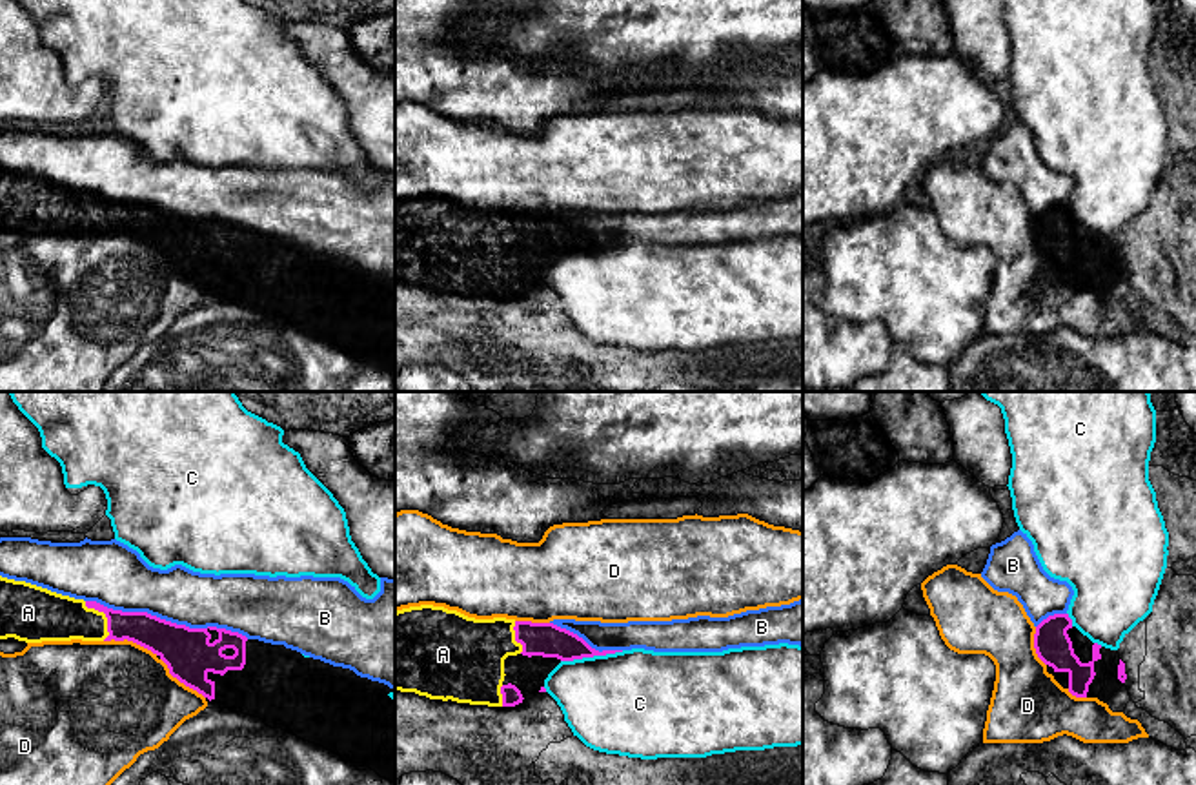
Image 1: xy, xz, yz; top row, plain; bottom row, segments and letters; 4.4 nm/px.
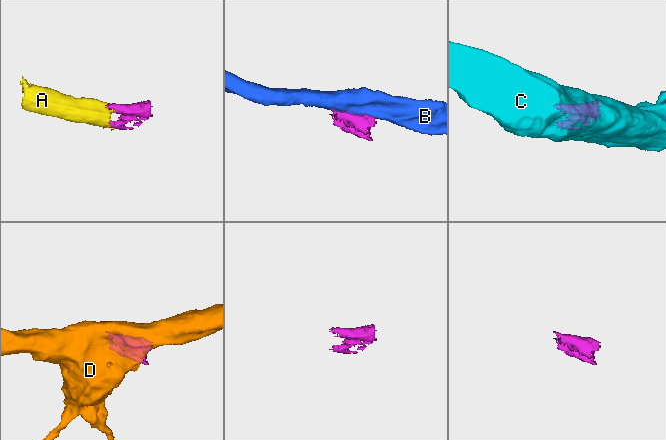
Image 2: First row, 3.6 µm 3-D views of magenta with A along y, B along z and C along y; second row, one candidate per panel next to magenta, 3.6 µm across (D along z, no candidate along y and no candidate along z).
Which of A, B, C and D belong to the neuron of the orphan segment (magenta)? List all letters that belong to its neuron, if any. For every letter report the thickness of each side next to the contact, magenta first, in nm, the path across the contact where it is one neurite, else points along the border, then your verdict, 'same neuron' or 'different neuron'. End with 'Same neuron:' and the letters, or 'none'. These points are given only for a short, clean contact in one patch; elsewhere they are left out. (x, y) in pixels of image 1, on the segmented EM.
A: calibres 150 and 220 nm; same neuron
B: calibres 220 and 240 nm; different neuron
C: calibres 150 and 460 nm; different neuron
D: calibres 220 and 480 nm; different neuron
Same neuron: A

